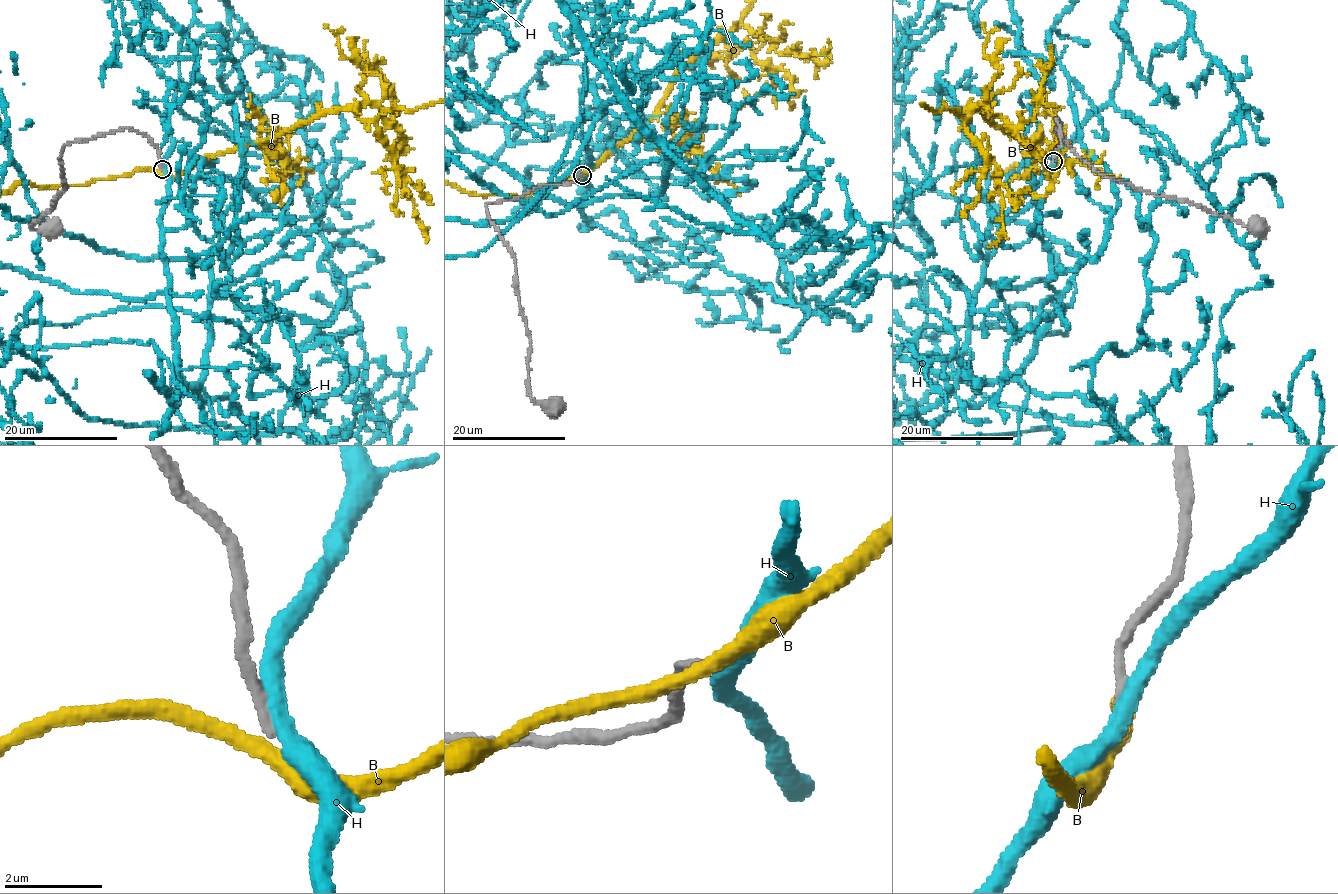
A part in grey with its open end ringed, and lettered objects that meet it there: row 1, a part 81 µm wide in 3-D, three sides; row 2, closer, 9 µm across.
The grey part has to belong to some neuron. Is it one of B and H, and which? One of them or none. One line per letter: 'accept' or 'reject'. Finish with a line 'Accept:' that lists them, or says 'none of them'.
B: reject
H: reject
Accept: none of them

